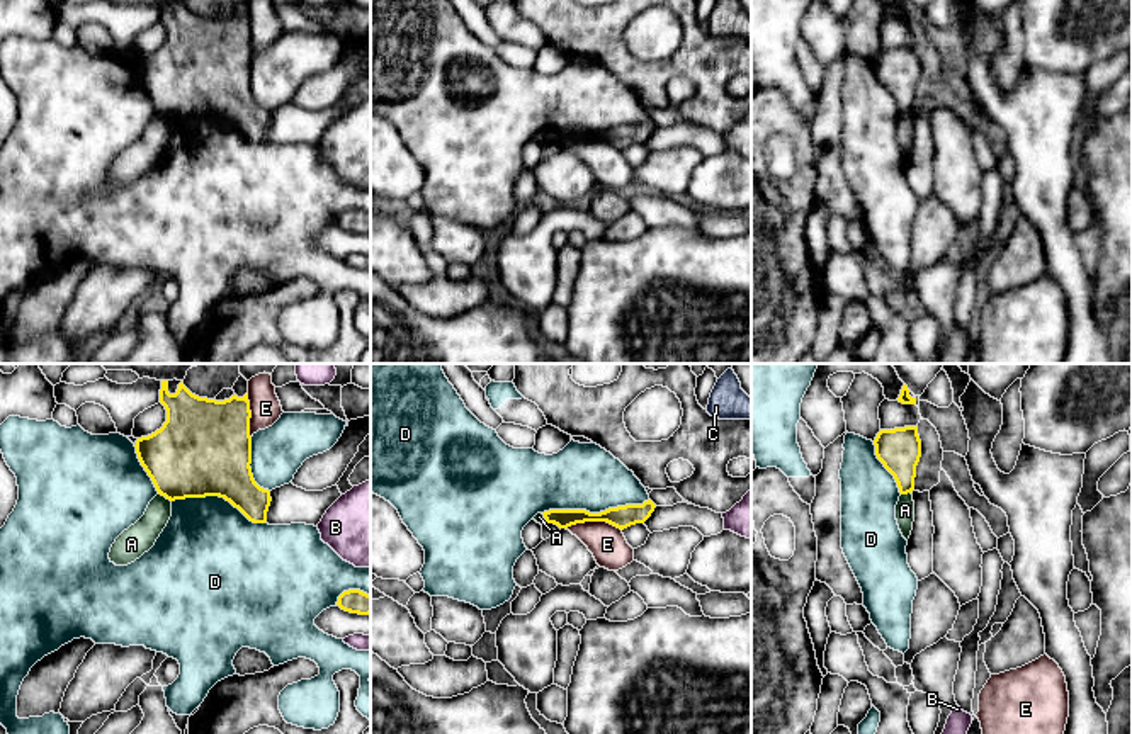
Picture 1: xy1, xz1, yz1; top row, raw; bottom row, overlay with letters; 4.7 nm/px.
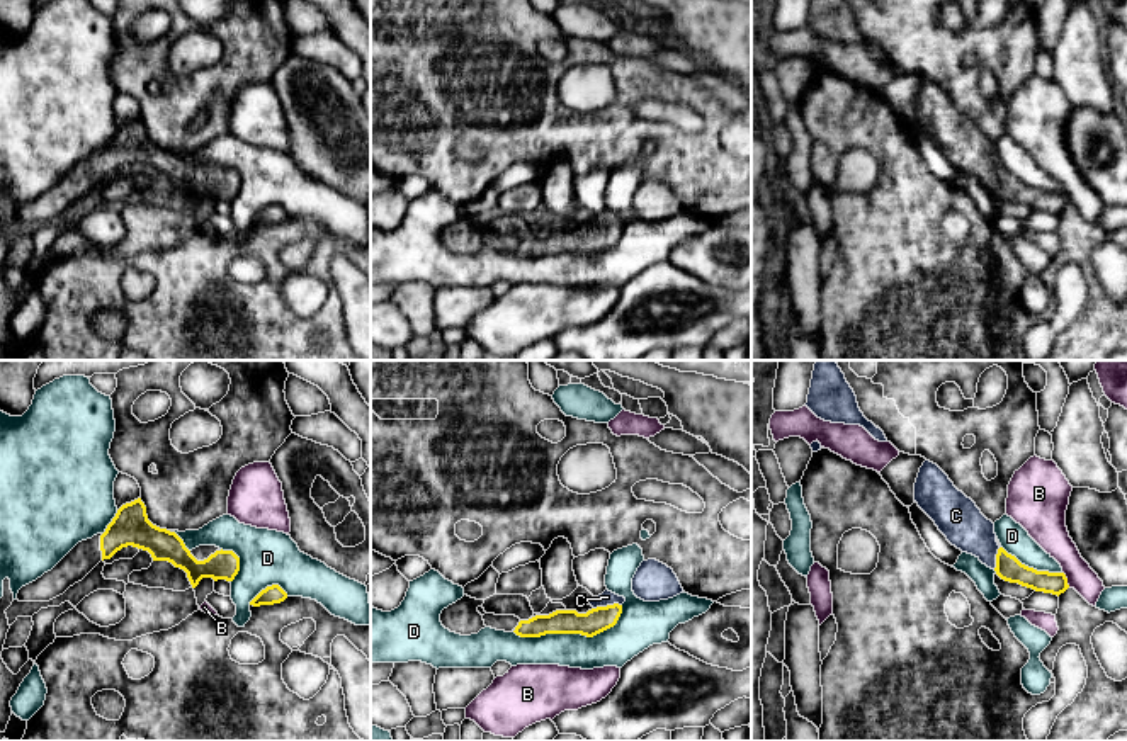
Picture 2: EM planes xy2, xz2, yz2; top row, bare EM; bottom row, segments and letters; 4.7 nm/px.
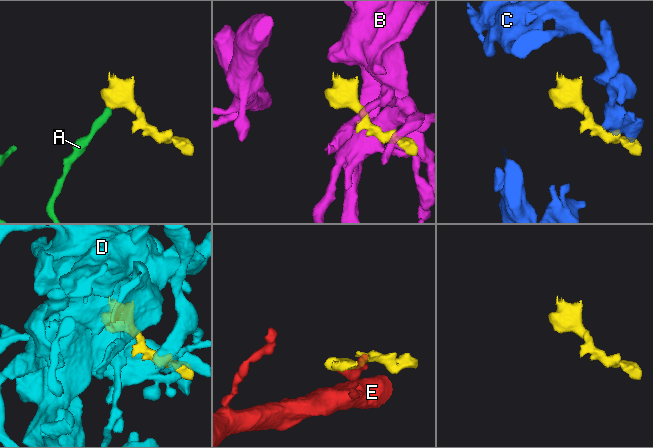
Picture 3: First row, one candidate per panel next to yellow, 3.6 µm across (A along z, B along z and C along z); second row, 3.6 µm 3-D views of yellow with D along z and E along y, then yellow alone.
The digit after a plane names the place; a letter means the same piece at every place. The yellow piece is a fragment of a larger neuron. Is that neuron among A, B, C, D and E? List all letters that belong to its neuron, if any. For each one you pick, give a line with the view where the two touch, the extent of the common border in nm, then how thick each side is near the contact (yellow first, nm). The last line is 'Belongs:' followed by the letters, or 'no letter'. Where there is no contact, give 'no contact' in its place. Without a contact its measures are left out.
C: contact in xz2; length 140 nm; calibres 120 and 70 nm
Belongs: C

